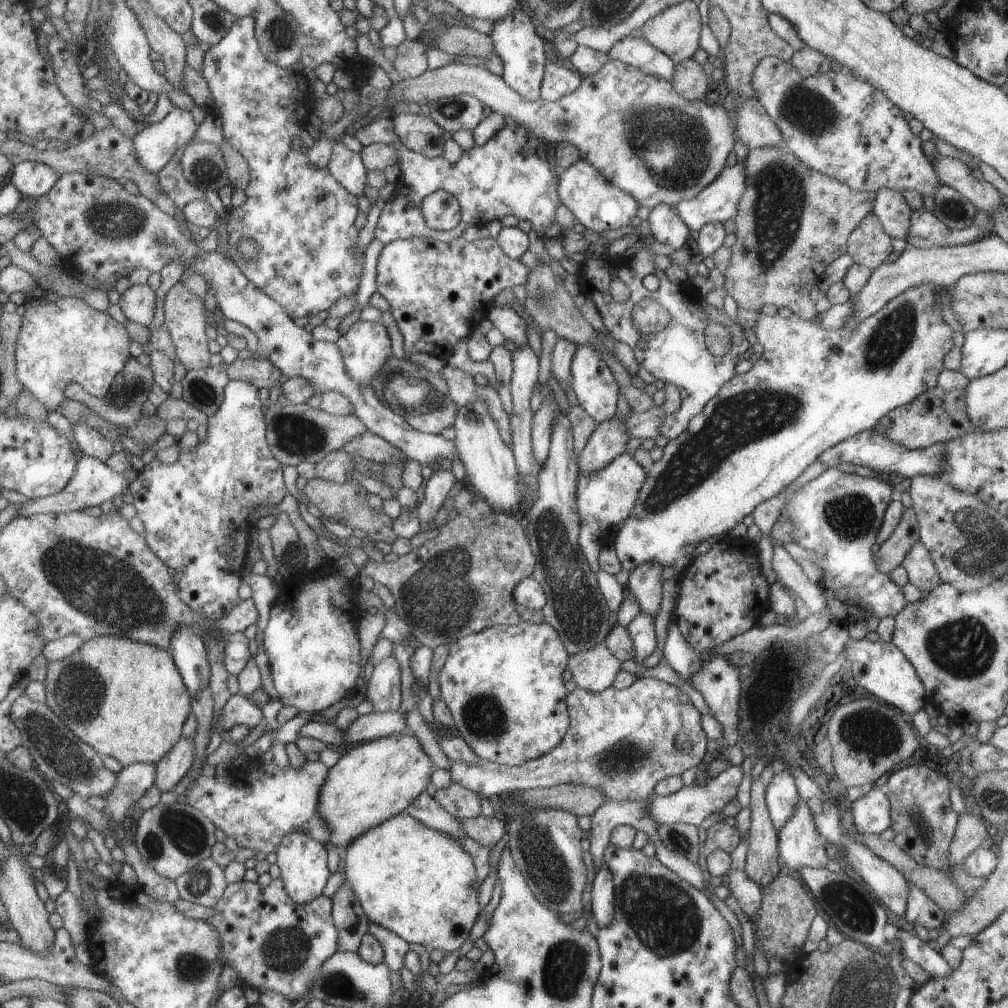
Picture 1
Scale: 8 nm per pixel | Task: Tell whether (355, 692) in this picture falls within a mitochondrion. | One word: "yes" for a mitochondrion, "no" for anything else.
no

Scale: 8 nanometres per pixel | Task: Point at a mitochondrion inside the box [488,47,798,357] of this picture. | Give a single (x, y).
(676, 150)

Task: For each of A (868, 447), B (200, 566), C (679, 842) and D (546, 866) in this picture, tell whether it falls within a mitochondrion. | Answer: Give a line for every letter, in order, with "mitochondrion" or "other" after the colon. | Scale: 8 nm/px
A: other
B: other
C: mitochondrion
D: mitochondrion

